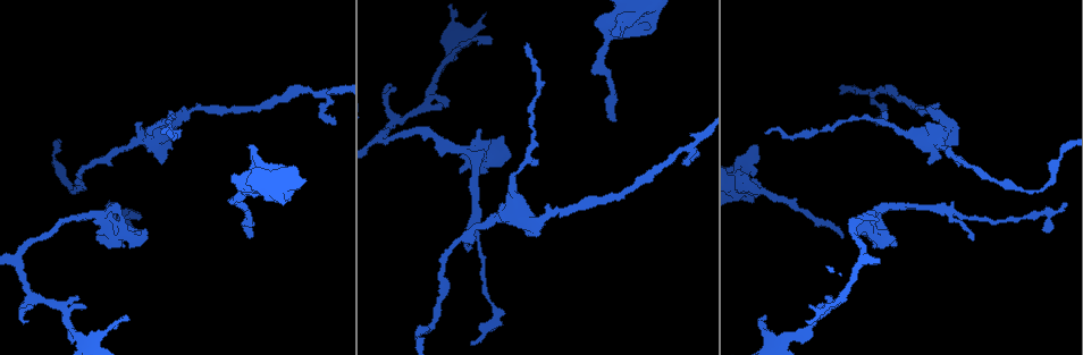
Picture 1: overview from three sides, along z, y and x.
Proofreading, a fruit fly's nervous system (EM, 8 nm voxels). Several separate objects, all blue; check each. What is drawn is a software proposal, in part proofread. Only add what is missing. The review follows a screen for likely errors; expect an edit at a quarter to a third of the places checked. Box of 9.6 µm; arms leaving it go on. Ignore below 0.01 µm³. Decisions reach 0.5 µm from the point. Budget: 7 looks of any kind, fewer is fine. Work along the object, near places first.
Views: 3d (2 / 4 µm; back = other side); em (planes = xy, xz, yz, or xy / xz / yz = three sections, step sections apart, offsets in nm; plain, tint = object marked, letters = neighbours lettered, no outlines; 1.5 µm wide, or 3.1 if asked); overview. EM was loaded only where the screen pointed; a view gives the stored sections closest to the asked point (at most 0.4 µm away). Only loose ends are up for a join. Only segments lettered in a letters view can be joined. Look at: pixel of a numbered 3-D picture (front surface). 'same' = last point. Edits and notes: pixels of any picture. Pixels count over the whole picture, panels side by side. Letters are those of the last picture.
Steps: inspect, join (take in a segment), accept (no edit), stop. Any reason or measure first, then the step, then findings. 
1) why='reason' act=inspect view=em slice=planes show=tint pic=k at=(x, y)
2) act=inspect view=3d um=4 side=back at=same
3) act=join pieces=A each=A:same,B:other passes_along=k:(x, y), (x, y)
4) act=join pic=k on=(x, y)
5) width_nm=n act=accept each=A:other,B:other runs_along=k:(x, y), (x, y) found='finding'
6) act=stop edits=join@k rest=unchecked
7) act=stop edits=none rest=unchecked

why='an open end' act=inspect view=3d um=2 pic=1 at=(161, 162)

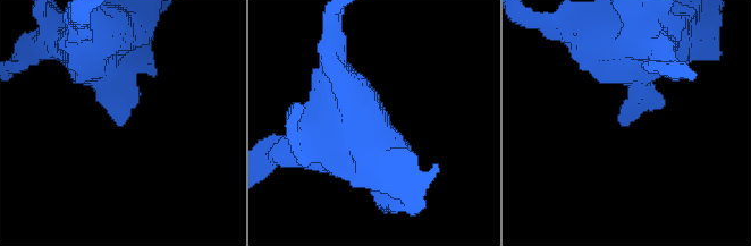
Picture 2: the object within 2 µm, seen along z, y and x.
why='shape alone is not enough' act=inspect view=em slice=xy step=4 show=plain pic=2 at=(622, 122)

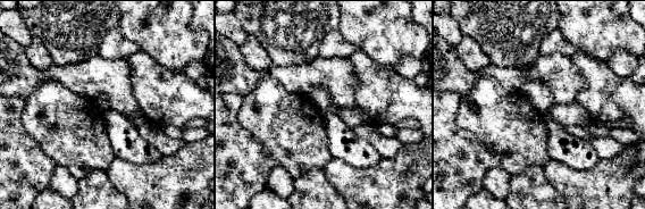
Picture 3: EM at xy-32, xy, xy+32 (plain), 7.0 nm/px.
act=inspect view=em slice=xy step=4 show=letters at=same

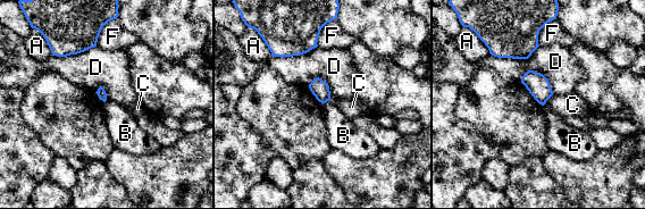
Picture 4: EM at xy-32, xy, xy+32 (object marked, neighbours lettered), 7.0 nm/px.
act=accept each=A:other,B:other,C:other,D:other,F:other border=4:(329, 99), (323, 103) found='no lettered segment goes on from it'

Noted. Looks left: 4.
why='an open end' act=inspect view=3d um=2 pic=1 at=(765, 316)

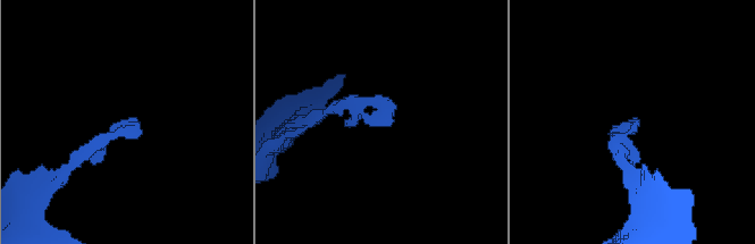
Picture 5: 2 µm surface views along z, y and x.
why='need the tissue' act=inspect view=em slice=planes show=tint pic=5 at=(636, 126)

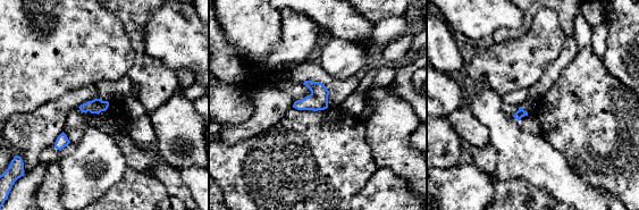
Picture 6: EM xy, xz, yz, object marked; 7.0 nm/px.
act=inspect view=em slice=planes show=letters at=same

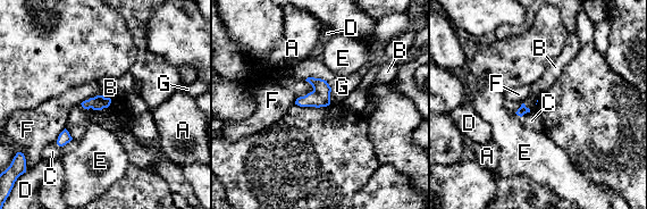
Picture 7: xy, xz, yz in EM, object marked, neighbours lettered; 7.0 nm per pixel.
act=accept each=A:other,B:other,C:other,D:other,E:other,F:other,G:other found='none of them fits'

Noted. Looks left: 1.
act=stop edits=none rest=unchecked

